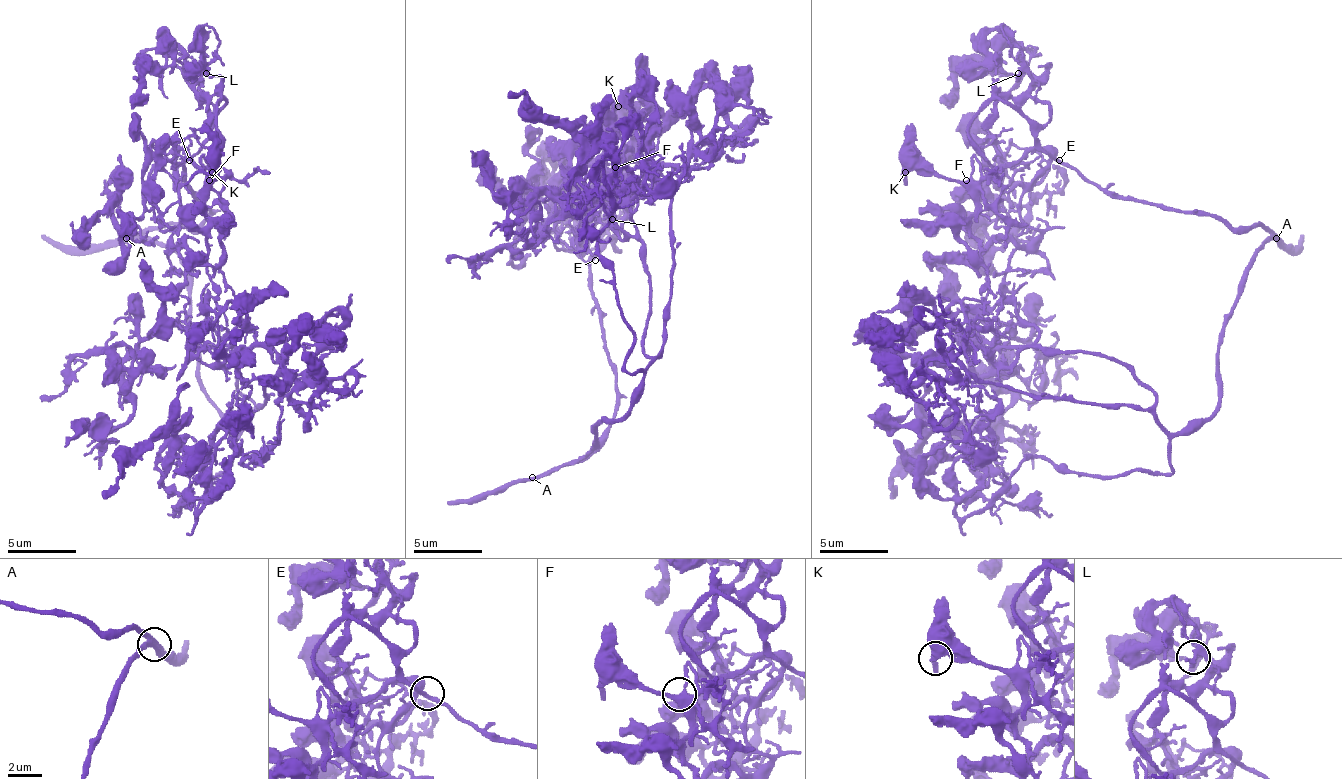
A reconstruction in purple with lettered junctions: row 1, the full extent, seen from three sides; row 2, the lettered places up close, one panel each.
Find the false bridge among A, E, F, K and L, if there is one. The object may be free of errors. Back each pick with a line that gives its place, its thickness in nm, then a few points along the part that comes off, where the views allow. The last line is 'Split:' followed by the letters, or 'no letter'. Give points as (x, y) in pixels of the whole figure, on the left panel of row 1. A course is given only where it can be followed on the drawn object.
Split: no letter

